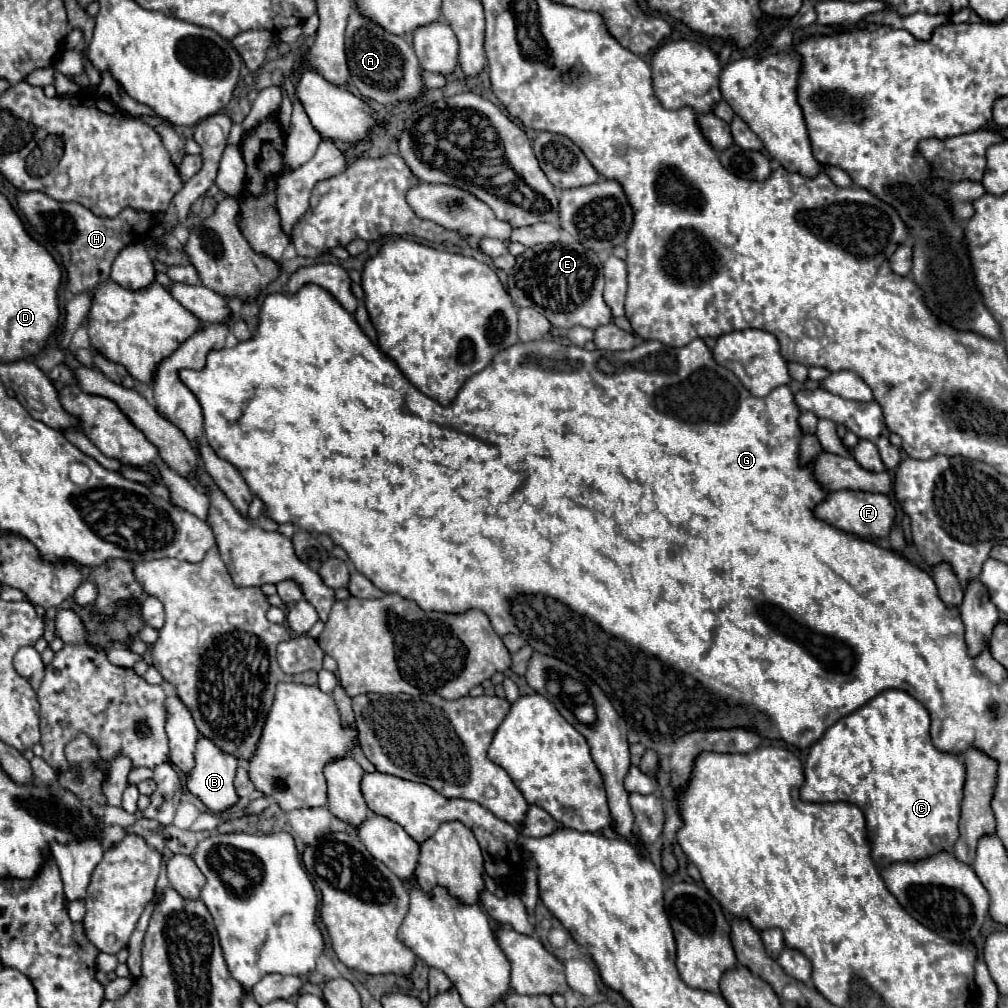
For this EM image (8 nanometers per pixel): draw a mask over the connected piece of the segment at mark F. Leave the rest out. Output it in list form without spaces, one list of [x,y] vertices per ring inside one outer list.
[[[843,489],[843,491],[831,491],[827,495],[827,499],[821,505],[817,505],[815,515],[819,519],[823,519],[823,521],[829,521],[831,525],[835,525],[835,527],[839,527],[843,531],[855,533],[855,535],[865,537],[865,539],[869,539],[869,537],[887,539],[891,529],[893,529],[893,525],[895,525],[897,509],[895,509],[893,501],[887,495]]]

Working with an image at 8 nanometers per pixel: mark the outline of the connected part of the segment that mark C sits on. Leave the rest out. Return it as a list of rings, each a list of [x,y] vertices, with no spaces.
[[[889,689],[873,697],[857,711],[841,717],[825,735],[811,745],[805,761],[805,785],[801,801],[835,803],[847,801],[857,805],[867,821],[867,833],[873,841],[871,857],[879,869],[901,861],[923,861],[929,855],[951,851],[959,839],[959,807],[963,797],[965,765],[959,755],[941,753],[929,737],[929,713],[909,693]]]

